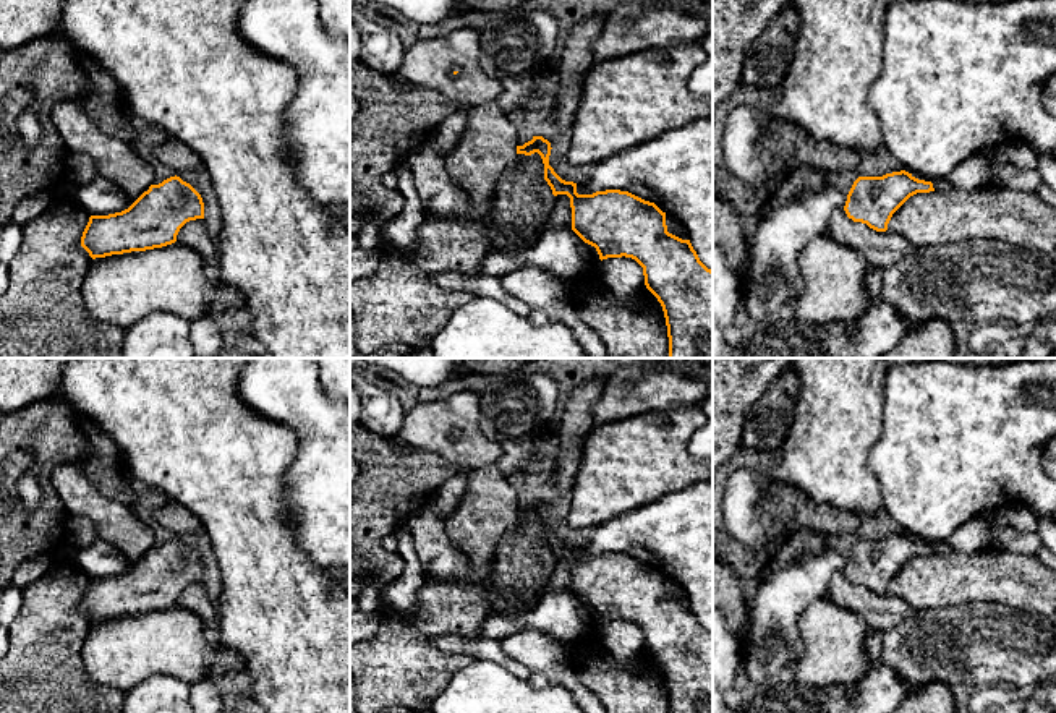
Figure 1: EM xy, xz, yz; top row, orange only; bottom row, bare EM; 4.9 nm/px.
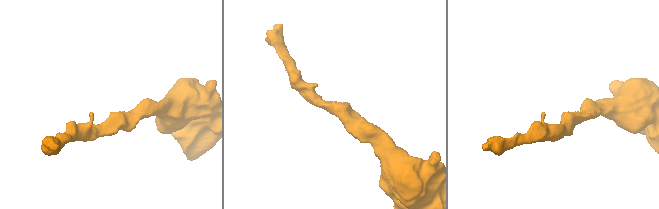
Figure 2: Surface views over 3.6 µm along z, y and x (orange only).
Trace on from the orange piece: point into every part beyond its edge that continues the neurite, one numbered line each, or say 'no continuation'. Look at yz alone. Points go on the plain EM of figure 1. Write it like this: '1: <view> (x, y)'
no continuation

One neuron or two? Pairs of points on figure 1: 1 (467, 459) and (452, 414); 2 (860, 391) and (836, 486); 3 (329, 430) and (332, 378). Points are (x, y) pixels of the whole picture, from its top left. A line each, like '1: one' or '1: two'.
1: one
2: one
3: two

